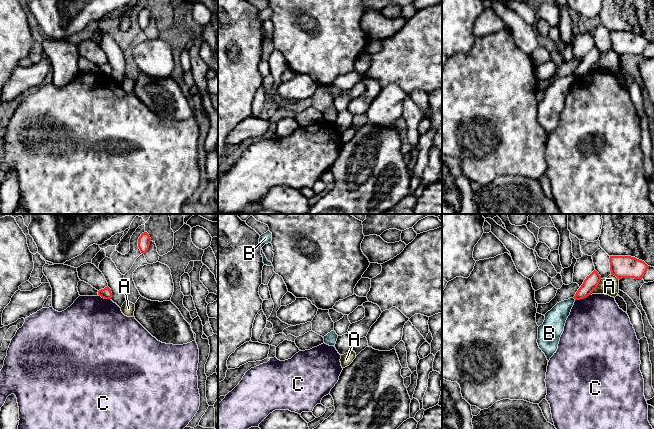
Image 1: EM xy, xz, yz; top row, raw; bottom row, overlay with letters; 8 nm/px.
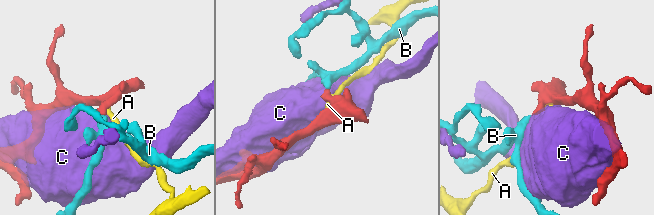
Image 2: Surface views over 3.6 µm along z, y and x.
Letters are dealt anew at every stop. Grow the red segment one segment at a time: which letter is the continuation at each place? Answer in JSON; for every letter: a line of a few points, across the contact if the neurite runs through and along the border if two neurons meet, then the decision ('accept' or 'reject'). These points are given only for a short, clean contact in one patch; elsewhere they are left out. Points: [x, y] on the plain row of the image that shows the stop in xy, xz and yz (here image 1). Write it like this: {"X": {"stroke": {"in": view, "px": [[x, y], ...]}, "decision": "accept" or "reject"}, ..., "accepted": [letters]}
{"A": {"stroke": {"in": "yz", "px": [[601, 55], [597, 63], [590, 70]]}, "decision": "reject"}, "B": {"stroke": {"in": "yz", "px": [[573, 73], [575, 75]]}, "decision": "reject"}, "C": {"decision": "reject"}, "accepted": []}

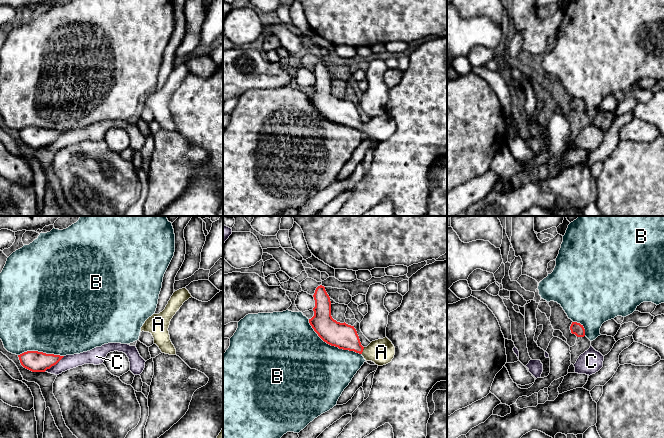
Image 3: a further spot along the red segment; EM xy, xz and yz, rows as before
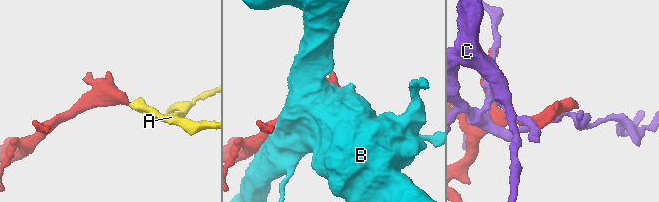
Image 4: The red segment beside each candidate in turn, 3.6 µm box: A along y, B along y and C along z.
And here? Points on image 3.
{"A": {"stroke": {"in": "xz", "px": [[341, 111], [362, 126], [381, 128]]}, "decision": "accept"}, "B": {"decision": "reject"}, "C": {"decision": "reject"}, "accepted": ["A"]}

